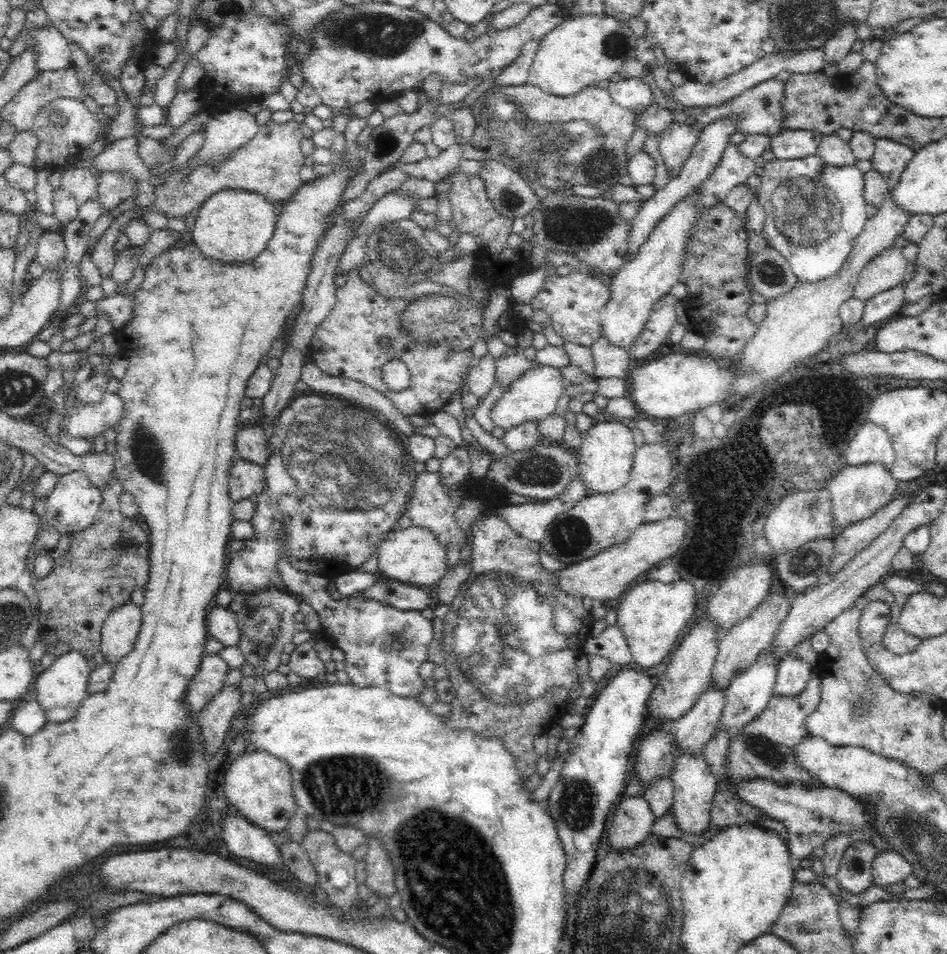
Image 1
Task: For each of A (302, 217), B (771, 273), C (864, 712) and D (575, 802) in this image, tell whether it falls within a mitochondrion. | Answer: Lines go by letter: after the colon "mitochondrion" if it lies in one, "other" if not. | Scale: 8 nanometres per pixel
A: other
B: mitochondrion
C: mitochondrion
D: mitochondrion

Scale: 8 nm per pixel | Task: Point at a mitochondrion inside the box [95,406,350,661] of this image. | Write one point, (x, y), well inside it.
(148, 459)

